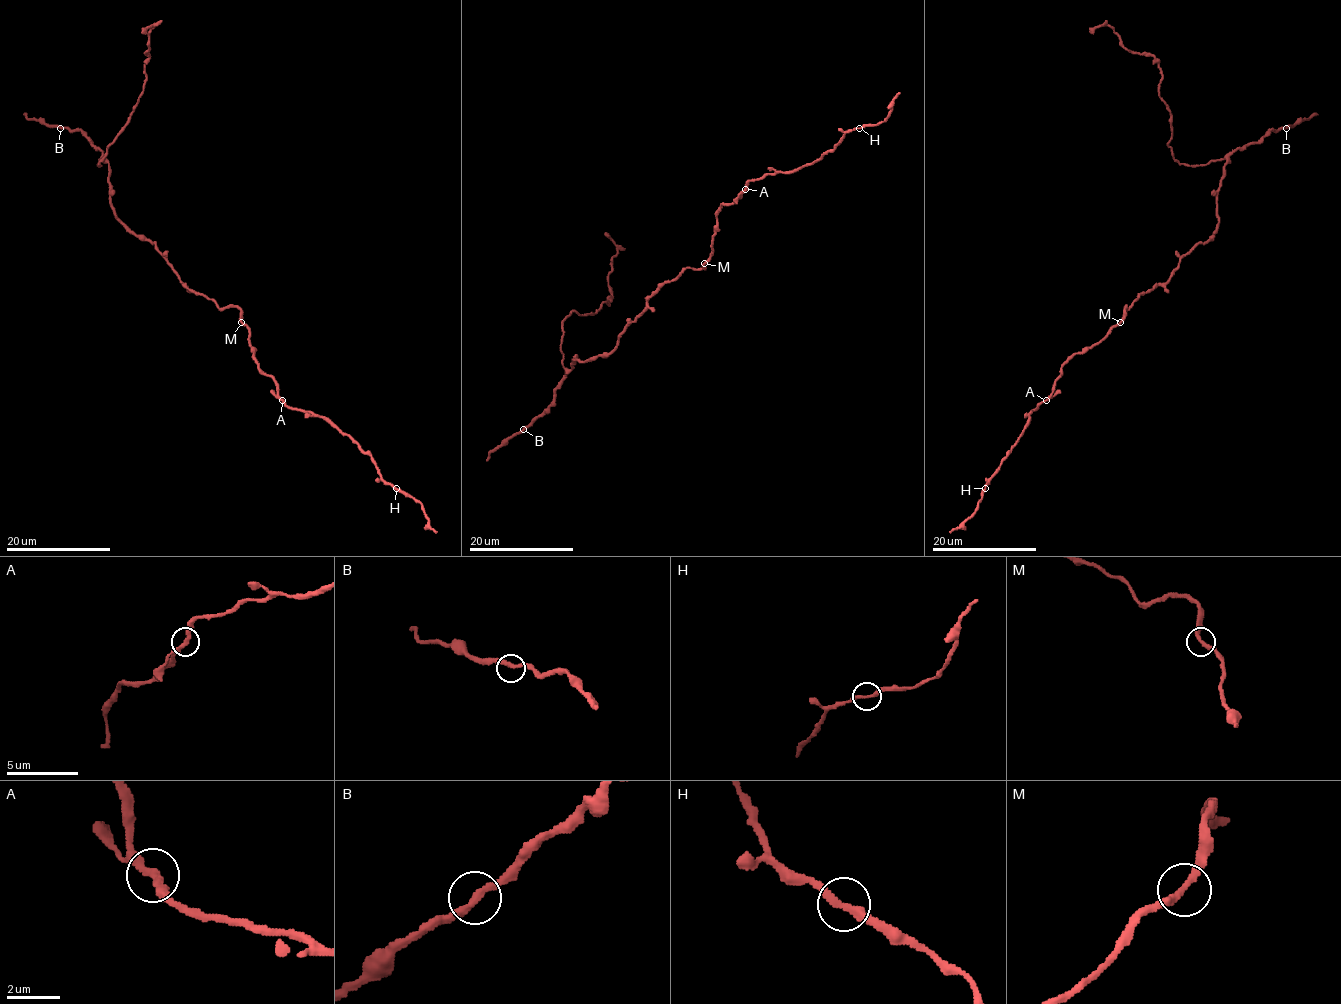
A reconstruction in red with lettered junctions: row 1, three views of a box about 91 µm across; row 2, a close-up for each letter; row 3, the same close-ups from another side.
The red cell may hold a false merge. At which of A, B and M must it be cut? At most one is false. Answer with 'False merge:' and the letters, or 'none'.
False merge: none

